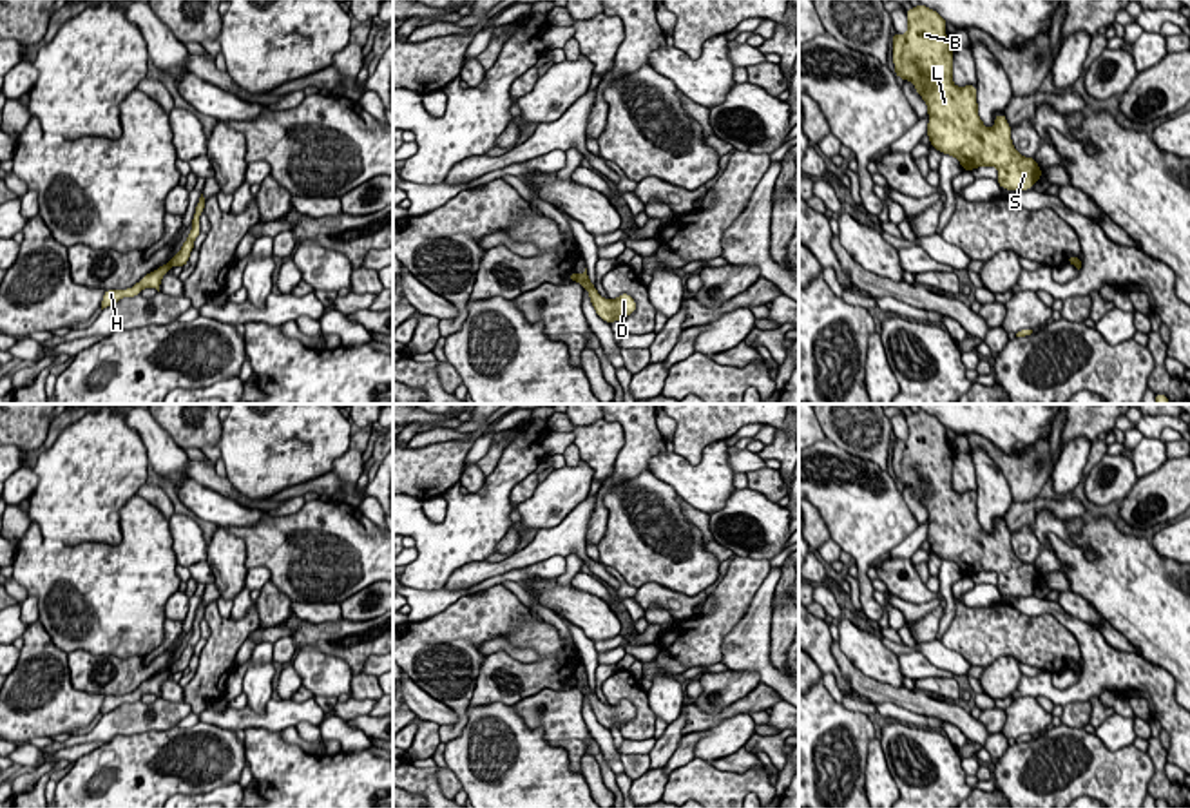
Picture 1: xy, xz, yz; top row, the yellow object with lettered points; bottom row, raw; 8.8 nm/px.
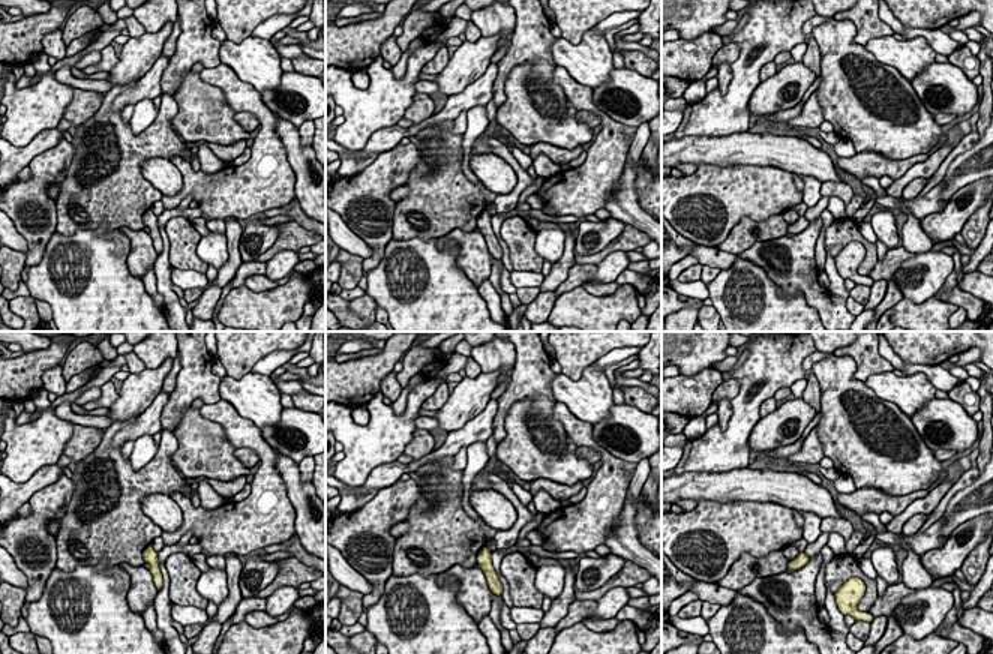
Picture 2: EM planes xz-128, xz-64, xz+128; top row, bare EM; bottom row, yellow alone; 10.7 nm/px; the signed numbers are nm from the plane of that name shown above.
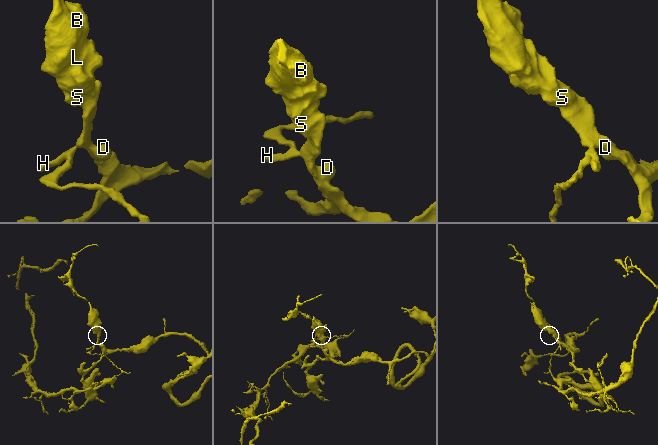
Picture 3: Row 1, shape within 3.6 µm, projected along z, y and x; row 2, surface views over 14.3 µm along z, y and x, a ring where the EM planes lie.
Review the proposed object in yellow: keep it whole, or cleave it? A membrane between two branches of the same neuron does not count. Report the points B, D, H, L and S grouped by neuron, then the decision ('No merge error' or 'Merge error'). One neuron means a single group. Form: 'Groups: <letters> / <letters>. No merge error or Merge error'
Groups: B D L S / H. Merge error

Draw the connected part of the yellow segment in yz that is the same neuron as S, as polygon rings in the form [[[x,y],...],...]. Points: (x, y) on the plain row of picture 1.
[[[918,409],[906,417],[907,438],[893,438],[895,480],[915,491],[927,509],[927,542],[931,553],[942,560],[955,562],[964,576],[996,572],[998,591],[1005,596],[1029,596],[1041,583],[1034,563],[1023,563],[1012,551],[1011,531],[1003,520],[996,520],[994,531],[987,534],[978,522],[976,493],[956,493],[953,489],[953,447],[945,440],[947,428],[933,415]]]

